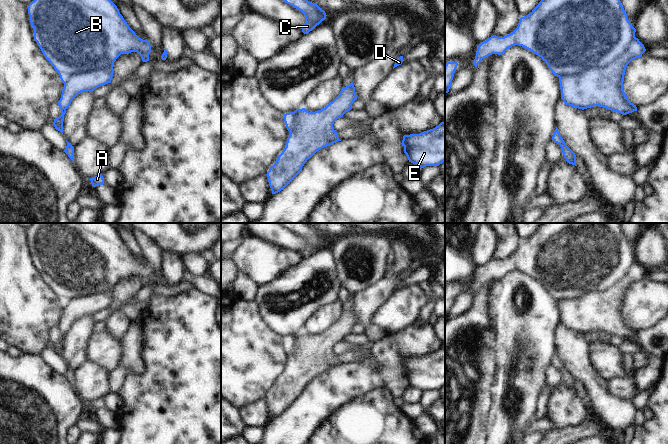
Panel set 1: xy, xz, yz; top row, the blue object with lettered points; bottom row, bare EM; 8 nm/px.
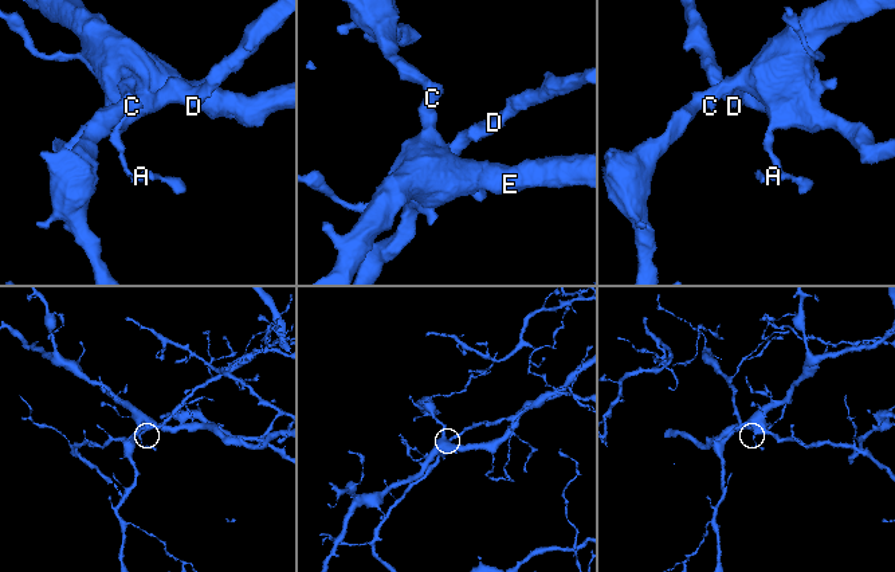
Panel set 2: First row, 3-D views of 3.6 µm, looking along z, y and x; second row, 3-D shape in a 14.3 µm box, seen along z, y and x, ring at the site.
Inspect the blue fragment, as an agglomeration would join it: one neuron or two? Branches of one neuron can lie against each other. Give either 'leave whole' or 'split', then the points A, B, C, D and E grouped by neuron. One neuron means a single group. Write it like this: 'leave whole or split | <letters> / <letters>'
split | A D / B C E

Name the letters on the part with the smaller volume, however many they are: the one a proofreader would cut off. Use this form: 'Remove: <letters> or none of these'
Remove: A, D

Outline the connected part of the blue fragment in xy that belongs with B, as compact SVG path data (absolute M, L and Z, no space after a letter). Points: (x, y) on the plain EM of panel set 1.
M35 223L28 229L28 238L34 252L34 264L64 308L78 297L87 297L114 288L121 278L137 276L143 286L149 285L151 276L149 265L135 258L110 223Z

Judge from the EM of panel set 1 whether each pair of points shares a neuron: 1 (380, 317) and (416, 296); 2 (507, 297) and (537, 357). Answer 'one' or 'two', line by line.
1: one
2: one

